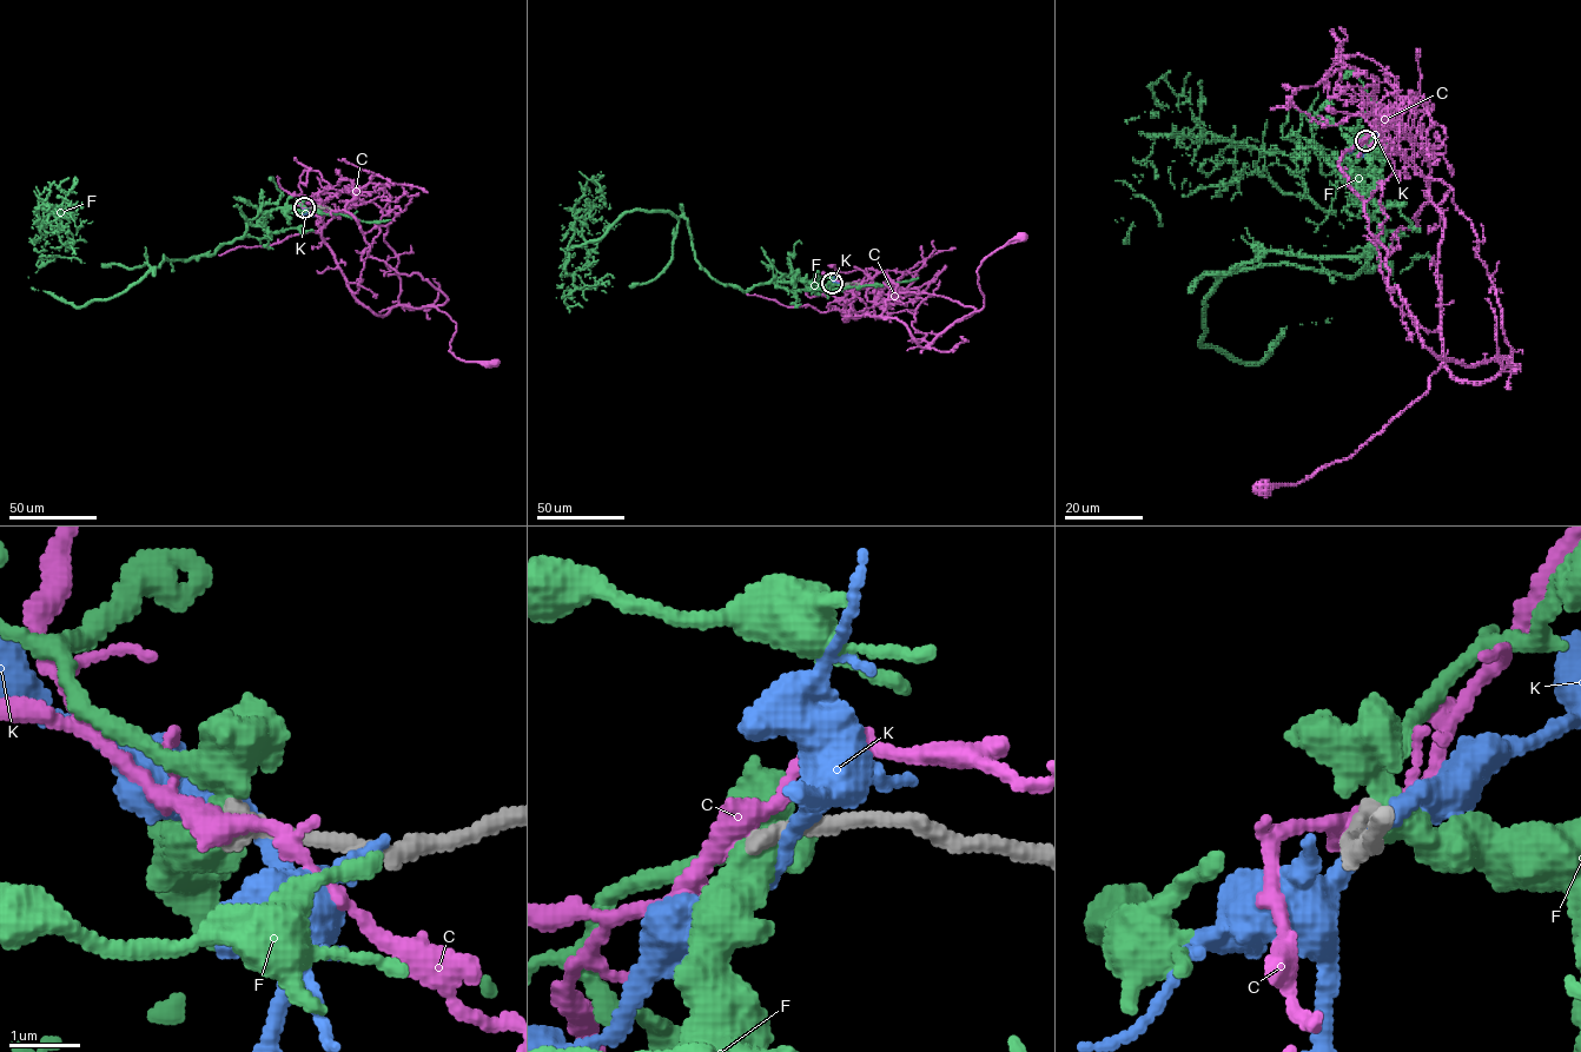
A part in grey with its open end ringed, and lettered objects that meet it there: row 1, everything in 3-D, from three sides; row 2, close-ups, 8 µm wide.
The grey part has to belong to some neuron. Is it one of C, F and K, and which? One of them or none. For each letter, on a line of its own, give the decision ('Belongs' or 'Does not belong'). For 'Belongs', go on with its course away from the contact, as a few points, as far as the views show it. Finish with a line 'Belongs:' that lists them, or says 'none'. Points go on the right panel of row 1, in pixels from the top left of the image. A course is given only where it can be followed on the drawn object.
C: Does not belong
F: Belongs. Its course: (1365, 140), (1378, 244), (1214, 272), (1370, 269), (1373, 214), (1209, 132), (1133, 160), (1124, 244)
K: Does not belong
Belongs: F

